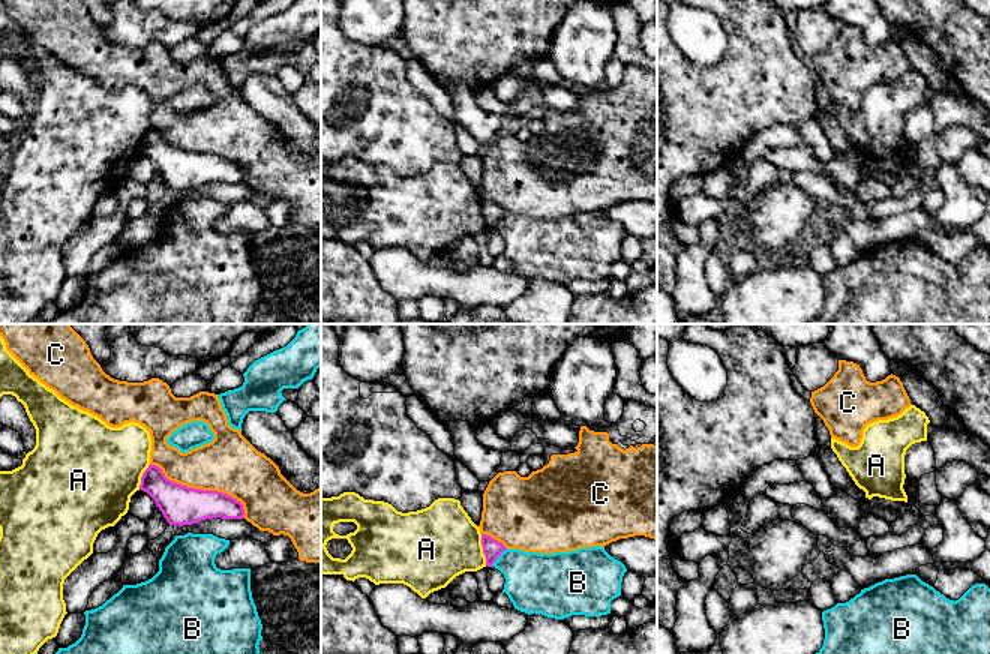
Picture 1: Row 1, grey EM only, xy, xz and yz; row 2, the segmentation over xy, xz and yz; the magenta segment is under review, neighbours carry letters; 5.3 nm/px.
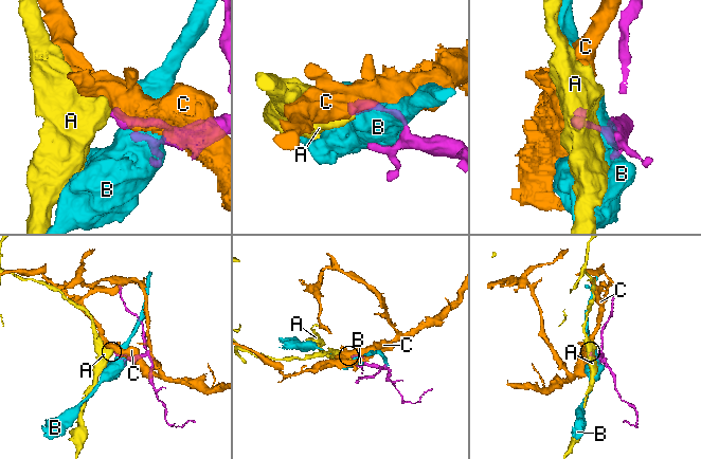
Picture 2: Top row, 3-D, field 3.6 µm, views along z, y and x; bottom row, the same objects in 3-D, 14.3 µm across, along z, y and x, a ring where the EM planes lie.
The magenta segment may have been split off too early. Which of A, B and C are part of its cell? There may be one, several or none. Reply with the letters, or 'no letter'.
no letter

